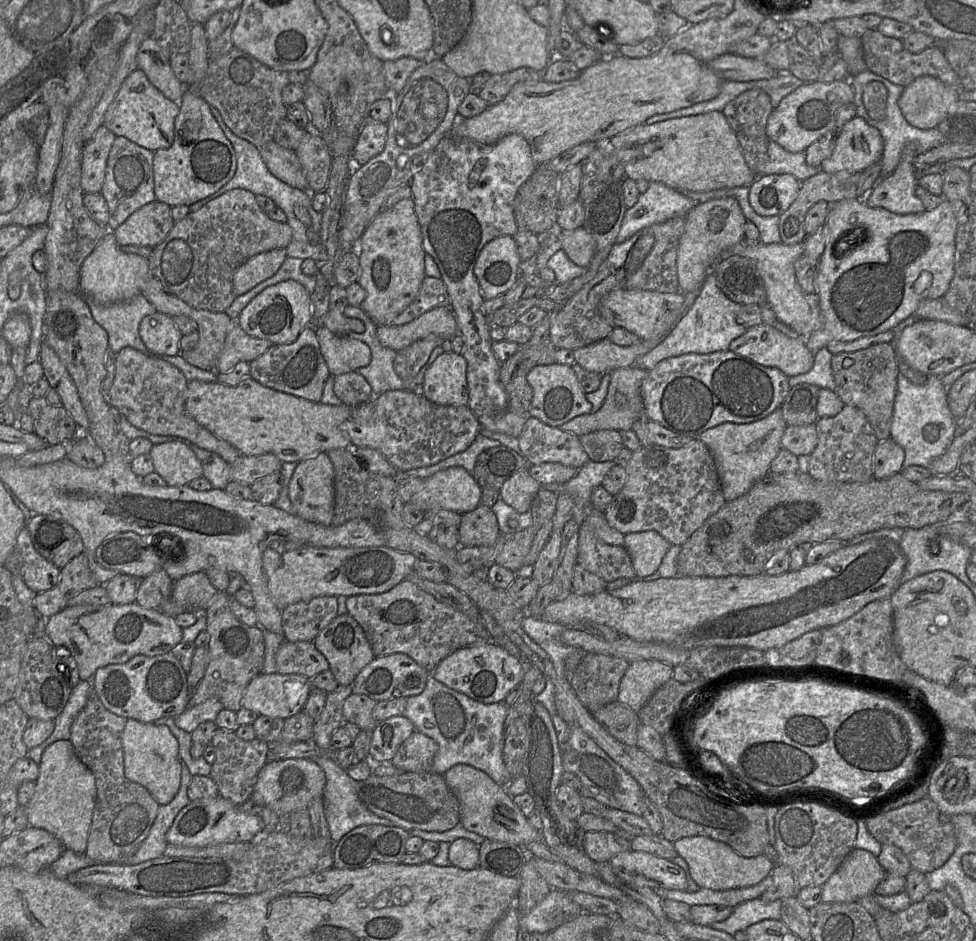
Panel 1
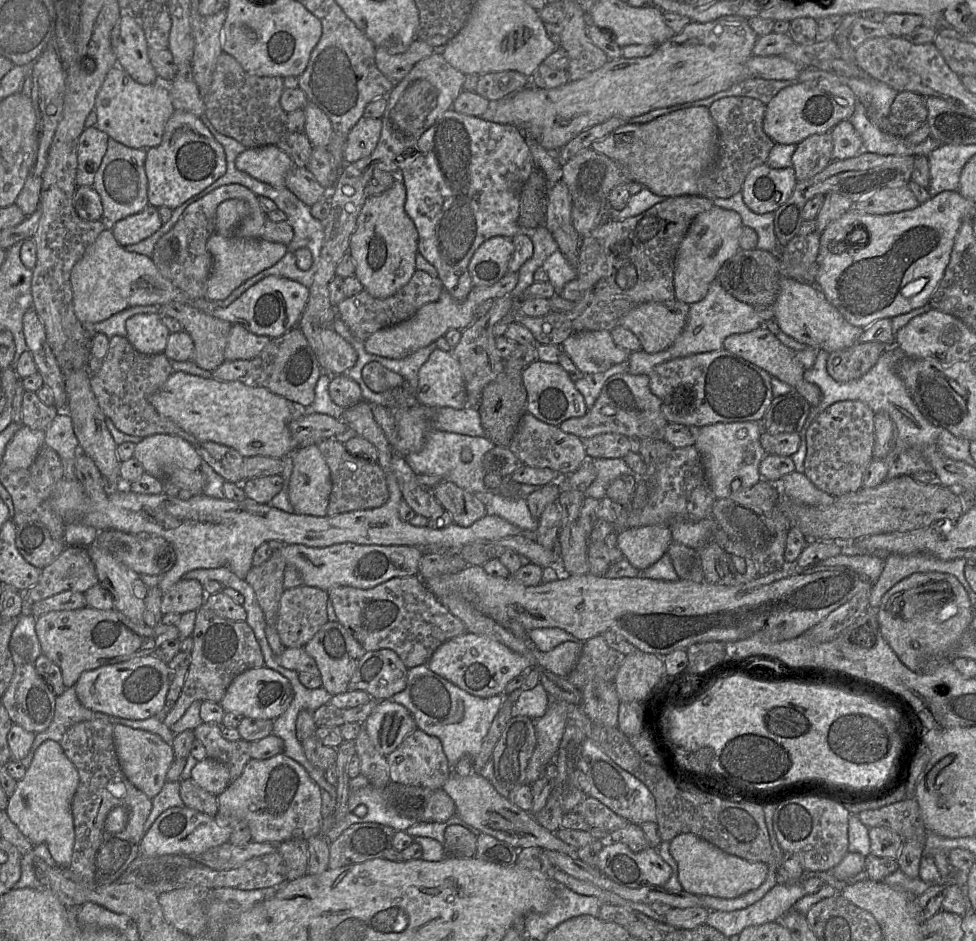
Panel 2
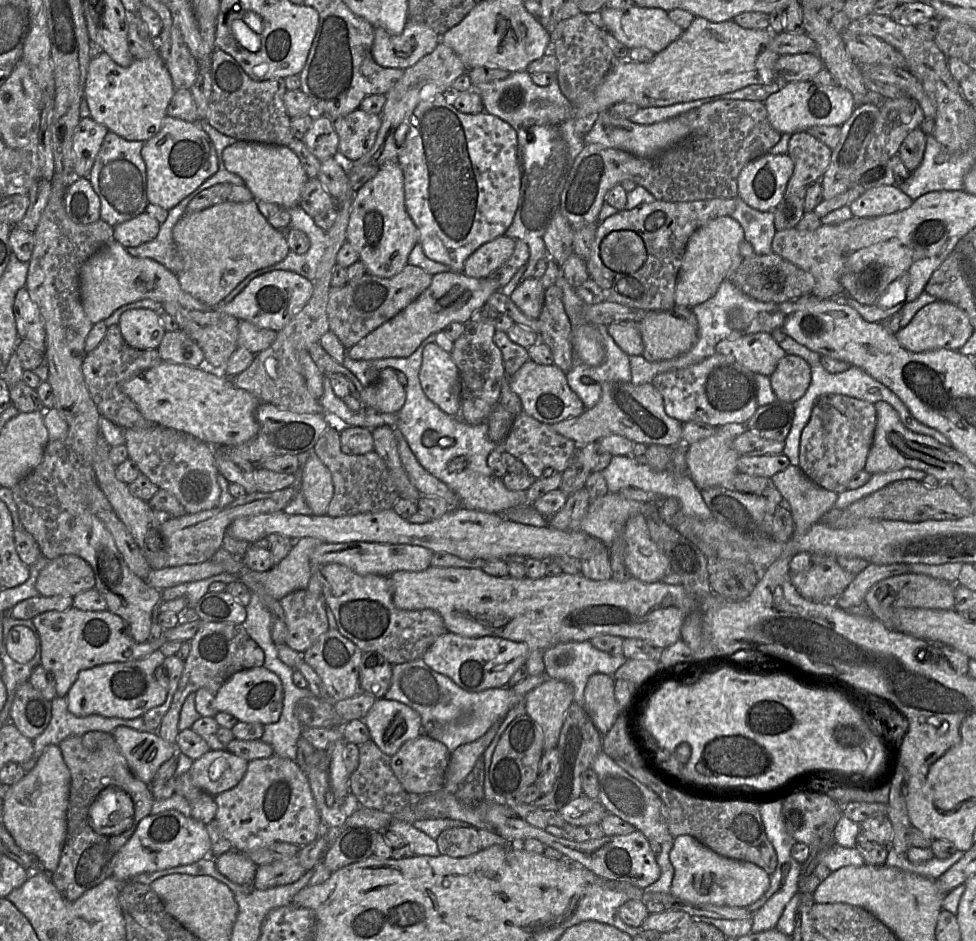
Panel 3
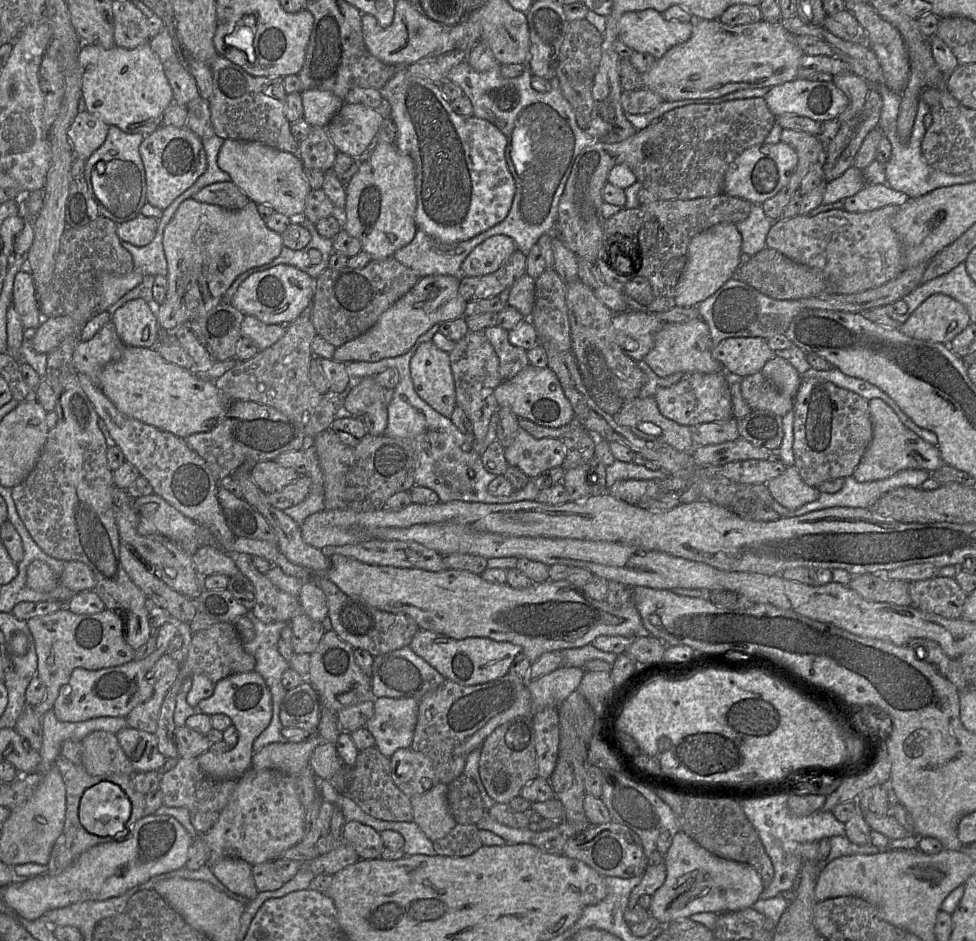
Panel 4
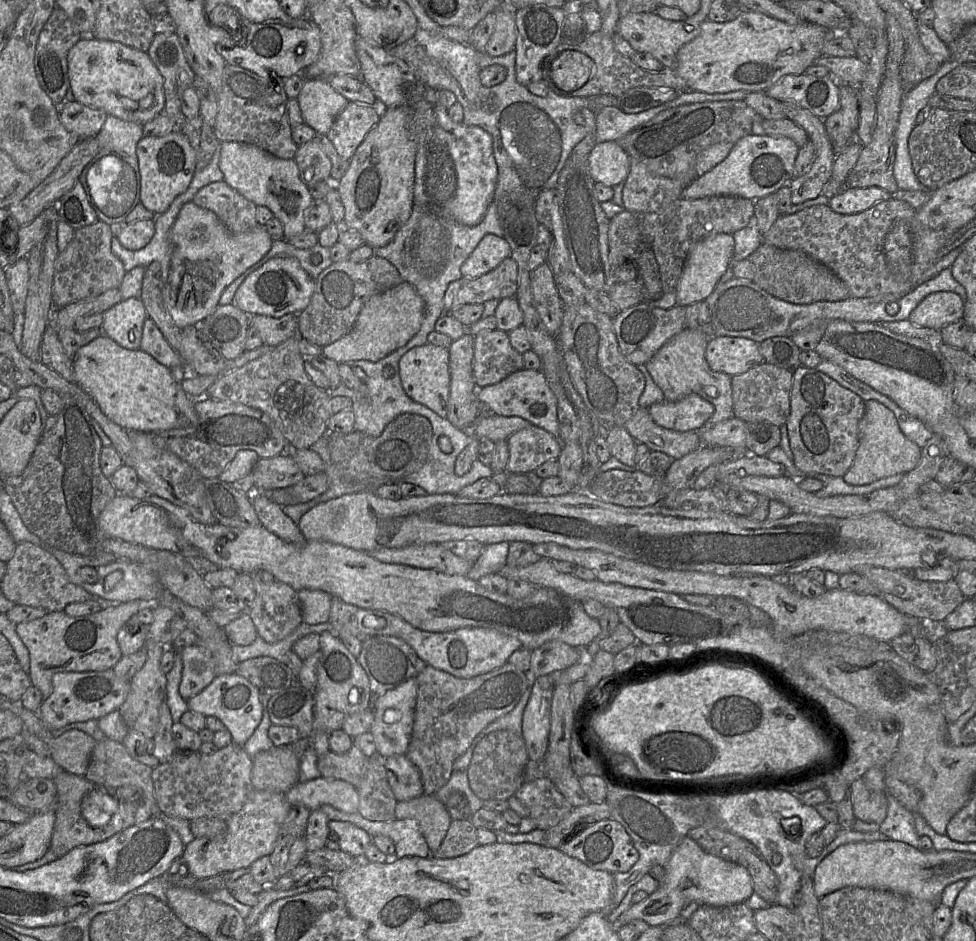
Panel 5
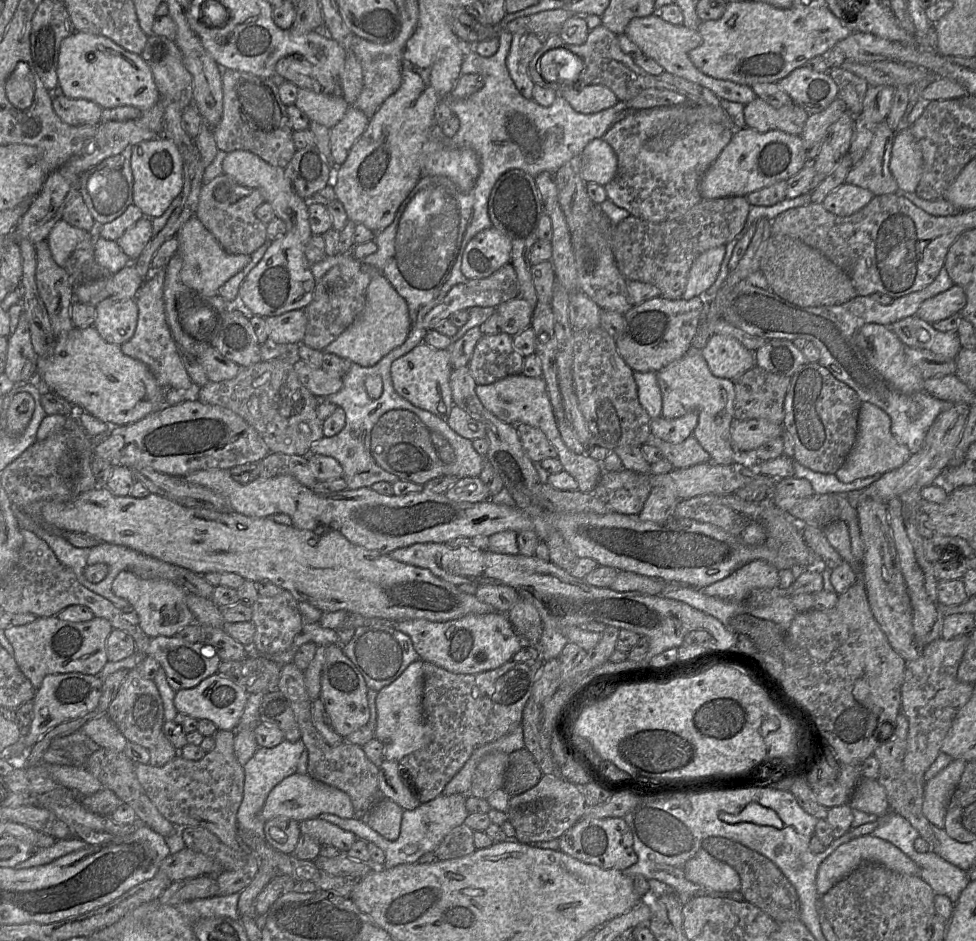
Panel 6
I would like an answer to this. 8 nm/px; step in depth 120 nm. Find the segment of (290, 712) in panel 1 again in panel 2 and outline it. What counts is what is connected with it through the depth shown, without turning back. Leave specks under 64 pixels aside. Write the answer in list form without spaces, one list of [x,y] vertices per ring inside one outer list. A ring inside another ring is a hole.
[[[263,666],[238,675],[229,685],[219,704],[226,713],[241,714],[246,718],[275,720],[286,712],[293,696],[289,680],[277,671]]]

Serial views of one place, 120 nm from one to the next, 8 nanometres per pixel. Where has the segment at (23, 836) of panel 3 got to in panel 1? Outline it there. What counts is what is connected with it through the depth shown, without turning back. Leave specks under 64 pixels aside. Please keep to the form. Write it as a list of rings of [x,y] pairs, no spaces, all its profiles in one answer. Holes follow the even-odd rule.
[[[55,741],[42,754],[35,792],[25,806],[29,826],[48,831],[65,849],[85,853],[96,796],[95,777],[78,758],[71,741]]]

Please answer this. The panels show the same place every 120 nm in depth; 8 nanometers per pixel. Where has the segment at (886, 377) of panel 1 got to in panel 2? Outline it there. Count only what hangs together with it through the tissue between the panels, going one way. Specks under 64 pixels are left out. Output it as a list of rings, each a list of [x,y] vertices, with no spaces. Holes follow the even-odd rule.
[[[868,342],[834,351],[827,359],[827,372],[837,382],[857,380],[878,362],[888,347],[880,342]]]

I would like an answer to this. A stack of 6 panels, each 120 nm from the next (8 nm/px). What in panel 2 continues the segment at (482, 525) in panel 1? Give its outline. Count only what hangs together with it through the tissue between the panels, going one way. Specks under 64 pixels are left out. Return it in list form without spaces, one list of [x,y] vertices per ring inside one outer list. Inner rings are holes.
[[[453,482],[439,483],[431,489],[431,493],[458,526],[471,526],[487,514],[486,505],[480,499]]]

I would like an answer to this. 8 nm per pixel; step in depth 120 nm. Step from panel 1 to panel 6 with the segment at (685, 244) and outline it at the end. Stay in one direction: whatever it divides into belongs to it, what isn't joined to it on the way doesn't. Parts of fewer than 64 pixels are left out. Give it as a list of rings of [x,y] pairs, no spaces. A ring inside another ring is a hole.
[[[721,245],[702,253],[692,264],[688,275],[688,281],[682,298],[689,300],[697,296],[705,297],[706,291],[715,282],[726,245]]]

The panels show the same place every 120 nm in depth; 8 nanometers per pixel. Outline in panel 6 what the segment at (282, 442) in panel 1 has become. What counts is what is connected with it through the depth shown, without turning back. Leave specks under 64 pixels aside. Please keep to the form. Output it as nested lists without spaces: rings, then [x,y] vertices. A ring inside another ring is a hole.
[[[93,327],[74,328],[57,337],[53,353],[39,357],[38,383],[74,407],[114,426],[136,423],[162,407],[161,387],[143,362],[106,342]]]

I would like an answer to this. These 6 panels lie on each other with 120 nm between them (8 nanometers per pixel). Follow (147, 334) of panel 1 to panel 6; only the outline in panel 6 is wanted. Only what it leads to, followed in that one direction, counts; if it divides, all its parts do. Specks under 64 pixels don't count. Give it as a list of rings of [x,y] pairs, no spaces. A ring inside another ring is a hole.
[[[134,298],[105,300],[96,306],[93,327],[108,343],[121,345],[132,338],[138,323],[138,305]]]

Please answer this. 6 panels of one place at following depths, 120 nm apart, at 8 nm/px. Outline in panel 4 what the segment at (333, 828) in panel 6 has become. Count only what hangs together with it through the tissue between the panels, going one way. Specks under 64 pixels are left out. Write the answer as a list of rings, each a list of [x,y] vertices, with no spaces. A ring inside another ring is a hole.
[[[357,821],[345,823],[343,838],[353,845],[360,860],[378,859],[385,848],[379,832]]]

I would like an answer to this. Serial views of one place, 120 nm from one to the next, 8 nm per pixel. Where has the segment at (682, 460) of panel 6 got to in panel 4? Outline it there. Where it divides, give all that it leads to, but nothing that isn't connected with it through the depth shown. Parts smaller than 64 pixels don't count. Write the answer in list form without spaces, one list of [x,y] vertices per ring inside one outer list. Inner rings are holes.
[[[654,396],[630,400],[613,418],[642,439],[665,443],[681,452],[691,452],[695,447],[691,428],[664,417]]]

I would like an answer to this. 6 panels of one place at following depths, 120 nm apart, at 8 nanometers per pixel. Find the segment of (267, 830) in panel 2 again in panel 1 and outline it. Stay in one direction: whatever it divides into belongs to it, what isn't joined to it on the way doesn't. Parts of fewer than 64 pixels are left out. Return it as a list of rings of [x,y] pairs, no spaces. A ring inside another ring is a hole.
[[[270,759],[262,767],[257,776],[257,781],[254,785],[249,802],[254,806],[263,806],[273,810],[278,816],[280,816],[282,827],[282,821],[286,820],[292,813],[307,809],[311,802],[318,797],[324,798],[325,785],[325,773],[312,759]]]

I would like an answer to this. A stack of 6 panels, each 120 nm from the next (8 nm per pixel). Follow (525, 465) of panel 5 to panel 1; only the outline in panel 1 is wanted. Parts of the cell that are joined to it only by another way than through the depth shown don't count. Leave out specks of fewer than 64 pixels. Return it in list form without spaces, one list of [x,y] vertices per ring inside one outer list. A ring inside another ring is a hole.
[[[530,416],[517,438],[521,455],[531,465],[560,463],[580,469],[589,457],[579,436]]]

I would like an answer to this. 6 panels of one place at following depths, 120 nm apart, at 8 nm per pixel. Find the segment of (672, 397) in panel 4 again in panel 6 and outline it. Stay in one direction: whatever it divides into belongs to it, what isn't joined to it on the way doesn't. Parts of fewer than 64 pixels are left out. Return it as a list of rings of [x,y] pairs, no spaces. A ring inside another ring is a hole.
[[[692,410],[678,418],[660,416],[651,419],[650,431],[652,435],[670,443],[681,443],[693,434],[699,419],[699,412]]]

